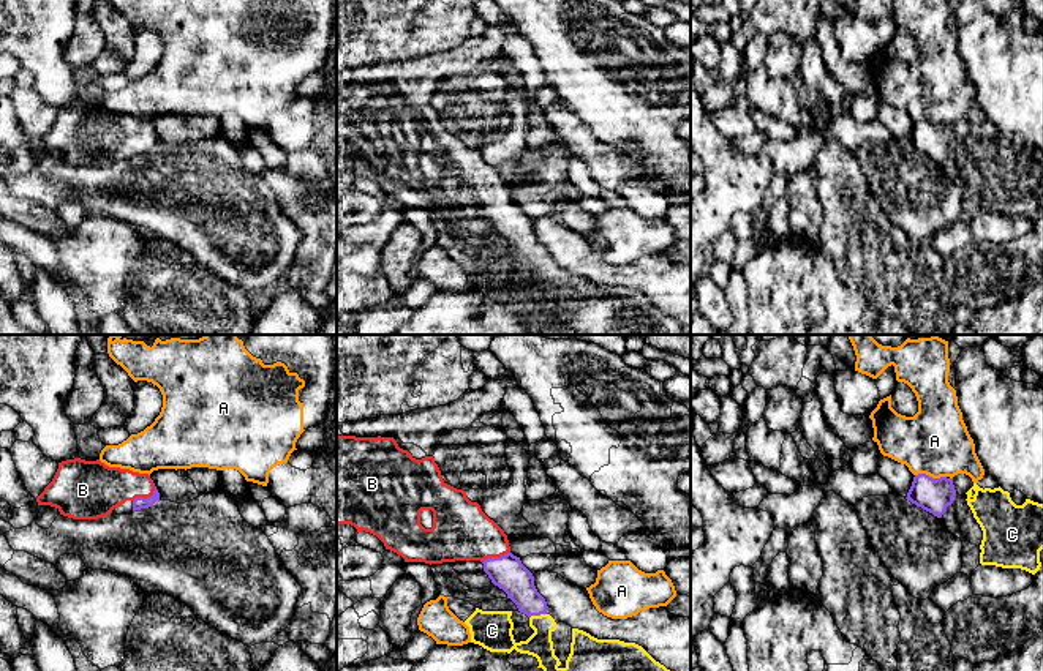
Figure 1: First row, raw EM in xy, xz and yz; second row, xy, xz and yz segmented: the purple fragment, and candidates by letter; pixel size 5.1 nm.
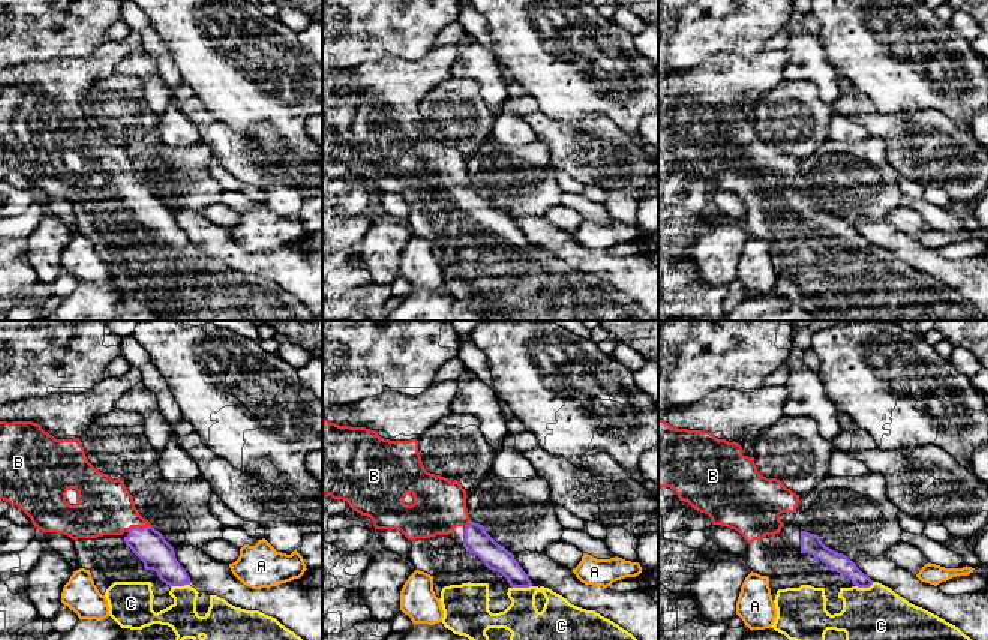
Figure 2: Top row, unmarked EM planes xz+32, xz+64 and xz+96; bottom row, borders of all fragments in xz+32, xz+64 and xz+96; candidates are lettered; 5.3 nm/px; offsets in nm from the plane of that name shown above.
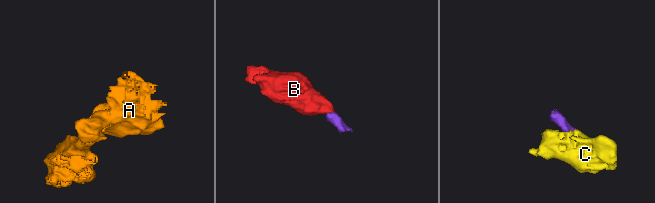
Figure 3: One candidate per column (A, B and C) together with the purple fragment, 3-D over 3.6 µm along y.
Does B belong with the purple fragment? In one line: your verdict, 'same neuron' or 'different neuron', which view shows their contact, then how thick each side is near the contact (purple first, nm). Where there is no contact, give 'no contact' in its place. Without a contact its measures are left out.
same neuron; meets purple in xy; 60 nm thick on the purple side, 240 nm on the other

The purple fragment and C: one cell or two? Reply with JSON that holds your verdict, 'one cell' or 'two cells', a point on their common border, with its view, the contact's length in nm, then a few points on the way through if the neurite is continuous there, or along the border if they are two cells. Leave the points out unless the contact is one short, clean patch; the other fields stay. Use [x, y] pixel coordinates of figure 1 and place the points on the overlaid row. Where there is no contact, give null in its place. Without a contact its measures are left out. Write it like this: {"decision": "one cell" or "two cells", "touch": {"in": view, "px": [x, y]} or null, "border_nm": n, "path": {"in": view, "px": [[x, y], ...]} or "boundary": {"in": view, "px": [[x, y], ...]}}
{"decision": "one cell", "touch": {"in": "xz", "px": [538, 614]}, "border_nm": 90, "path": {"in": "xz", "px": [[511, 575], [538, 614], [528, 644], [492, 630]]}}

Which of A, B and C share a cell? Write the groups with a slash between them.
A / B C

